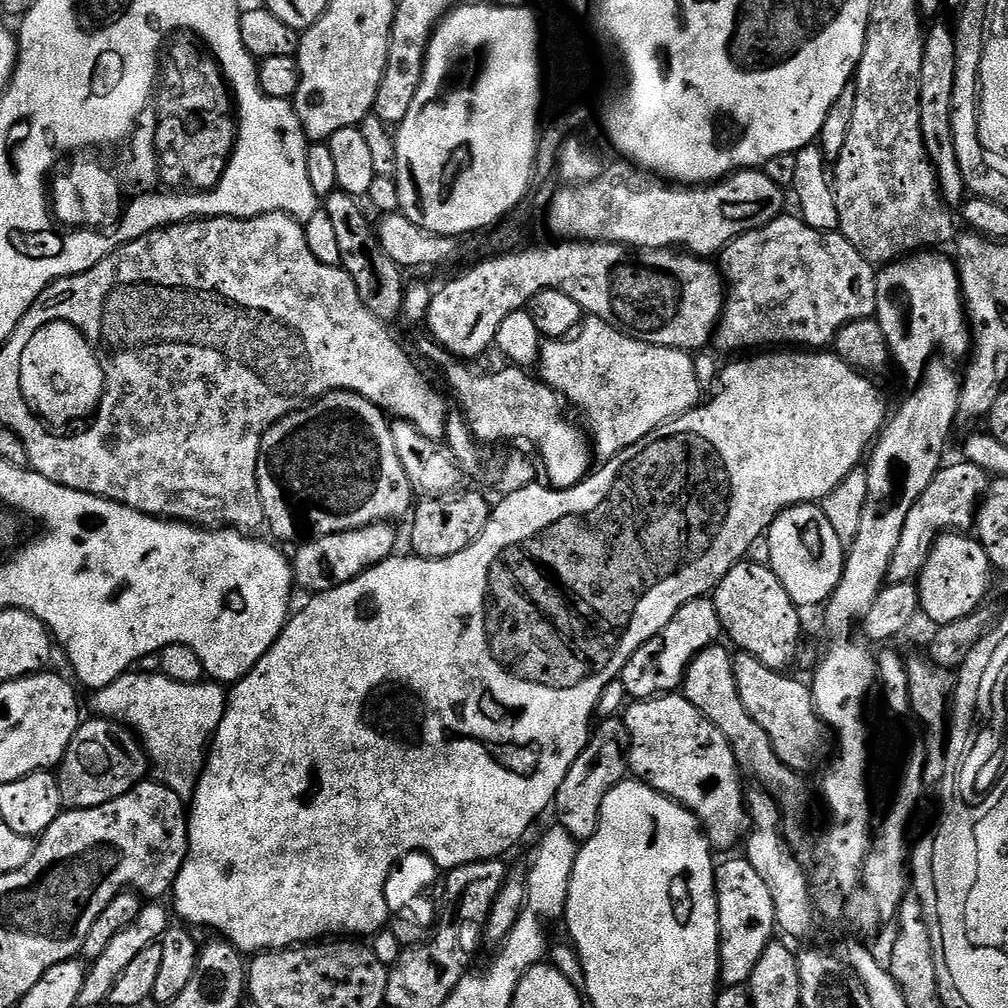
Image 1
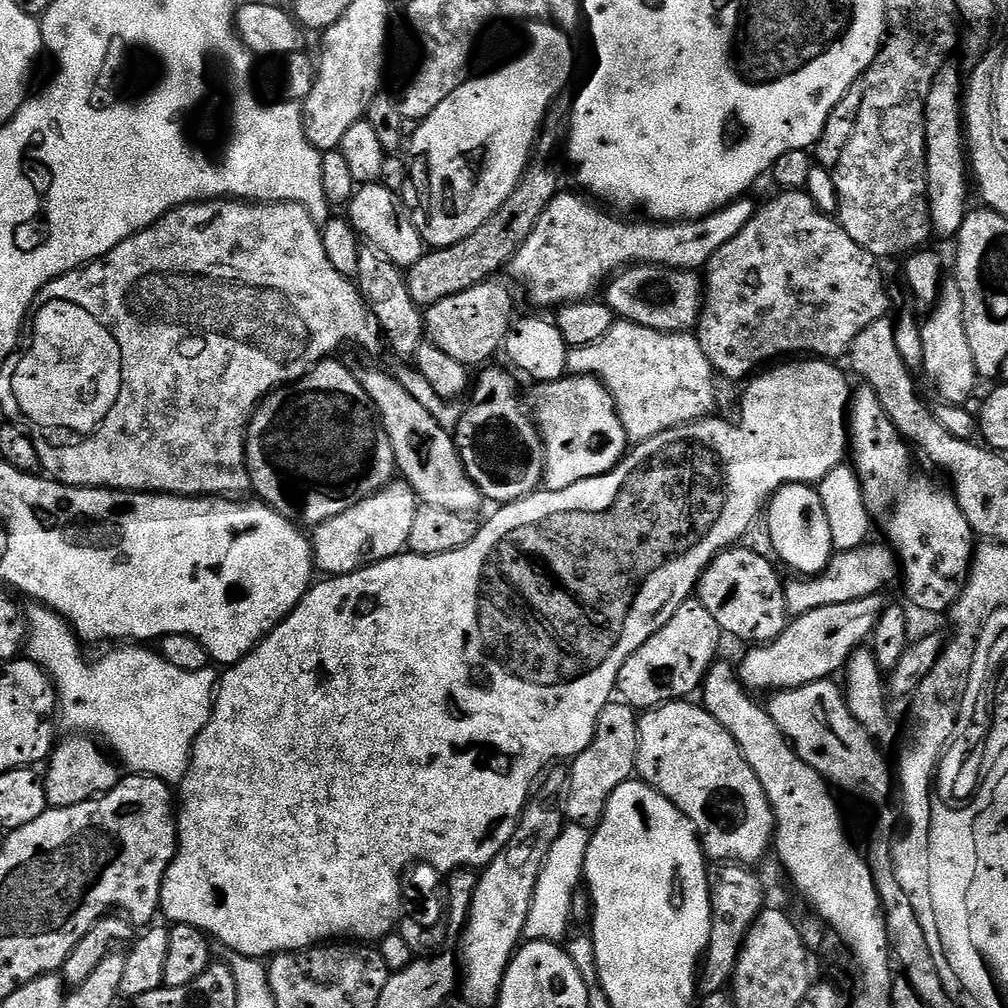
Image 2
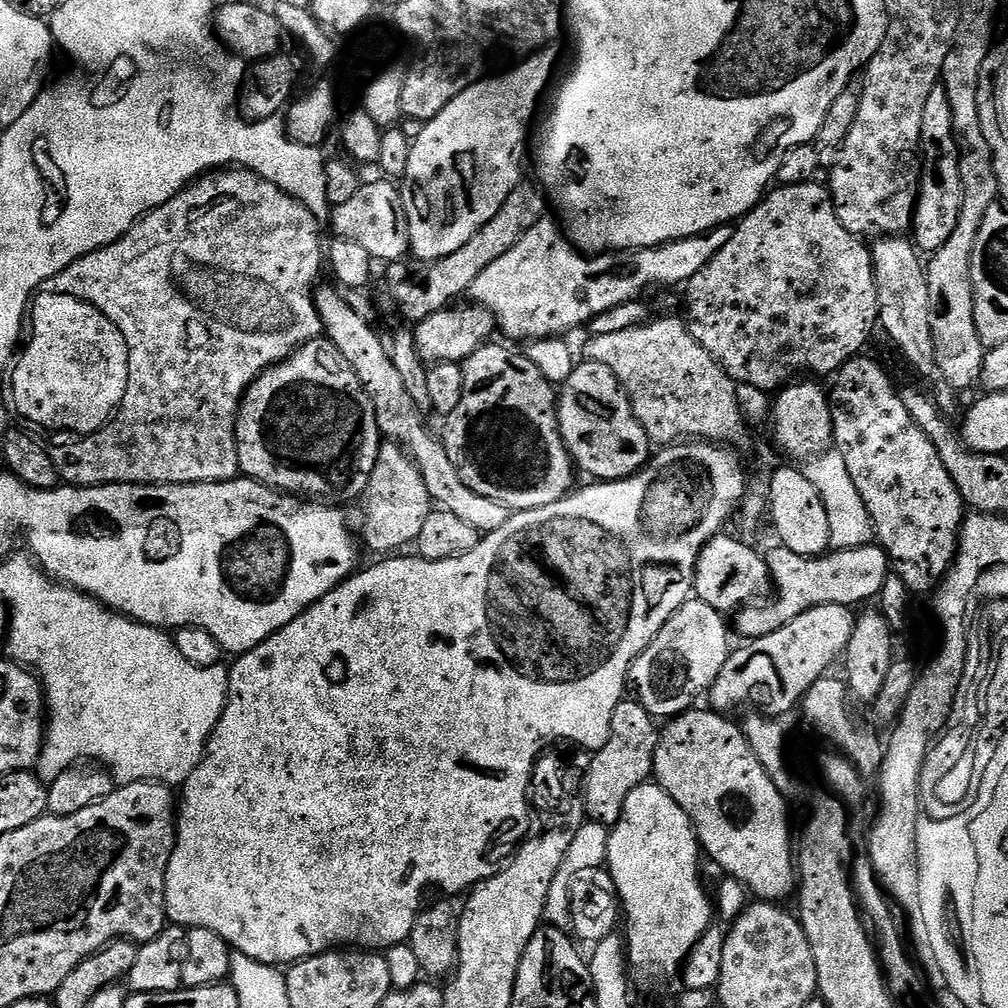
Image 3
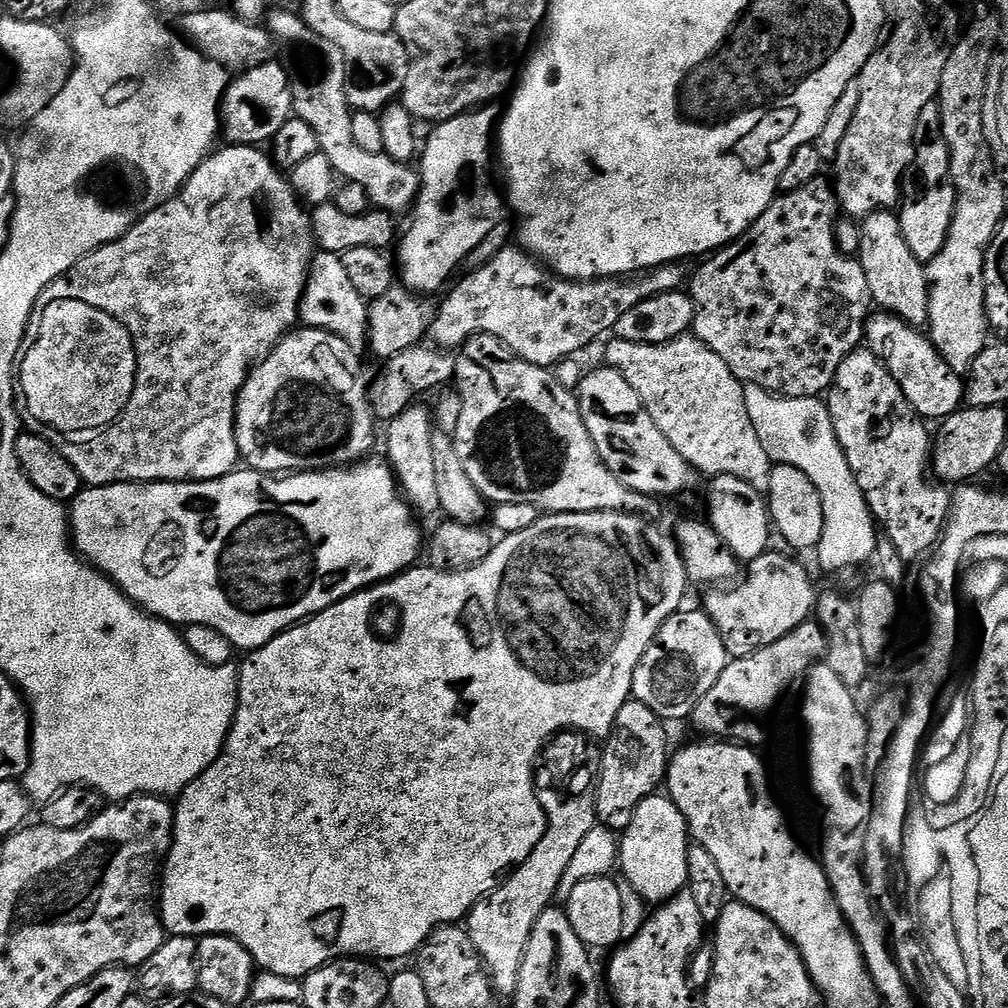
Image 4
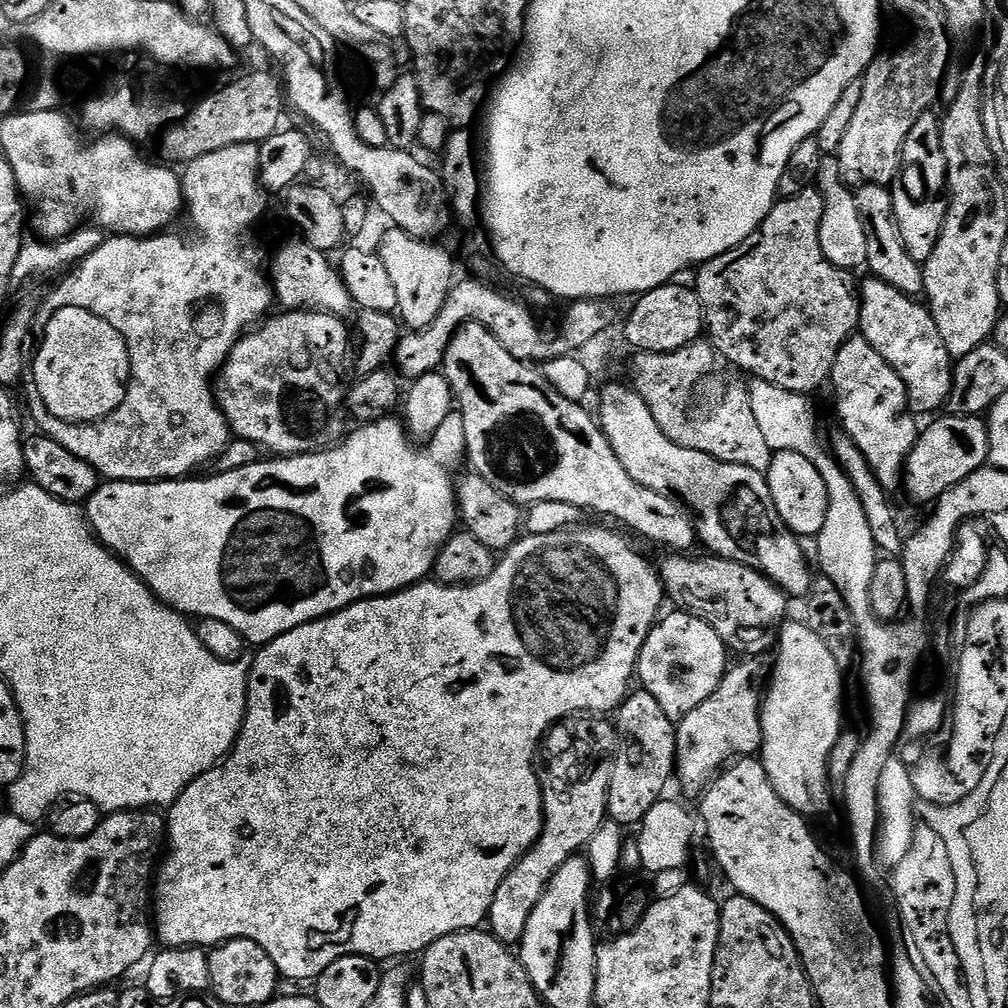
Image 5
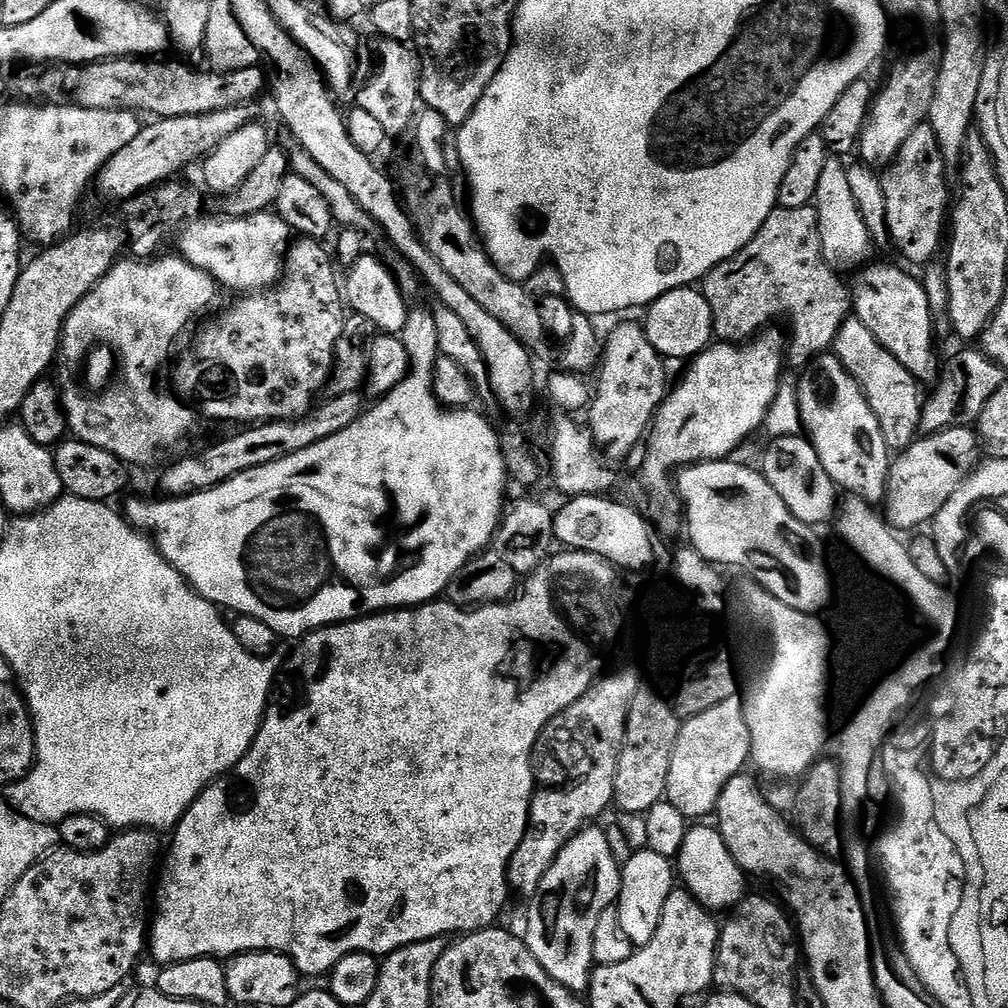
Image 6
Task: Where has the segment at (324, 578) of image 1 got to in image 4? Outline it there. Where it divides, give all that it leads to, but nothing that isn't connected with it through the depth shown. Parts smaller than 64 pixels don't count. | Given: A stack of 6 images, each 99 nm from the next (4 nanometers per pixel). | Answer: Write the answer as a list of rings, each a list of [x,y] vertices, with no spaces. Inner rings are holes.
[[[421,406],[408,408],[394,419],[387,421],[388,428],[388,456],[387,463],[396,473],[397,481],[413,509],[420,512],[441,511],[439,504],[437,483],[435,481],[433,443],[431,432],[434,427],[434,416]]]

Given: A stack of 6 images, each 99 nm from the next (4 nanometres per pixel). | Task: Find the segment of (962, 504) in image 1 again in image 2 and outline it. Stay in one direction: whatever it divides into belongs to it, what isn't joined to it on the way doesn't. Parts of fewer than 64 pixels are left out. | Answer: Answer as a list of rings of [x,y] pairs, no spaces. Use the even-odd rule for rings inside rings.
[[[869,542],[860,548],[836,552],[832,561],[817,576],[792,578],[784,586],[784,597],[789,617],[795,618],[822,606],[838,606],[842,602],[854,602],[867,596],[883,593],[884,587],[898,576],[898,557],[887,543]]]

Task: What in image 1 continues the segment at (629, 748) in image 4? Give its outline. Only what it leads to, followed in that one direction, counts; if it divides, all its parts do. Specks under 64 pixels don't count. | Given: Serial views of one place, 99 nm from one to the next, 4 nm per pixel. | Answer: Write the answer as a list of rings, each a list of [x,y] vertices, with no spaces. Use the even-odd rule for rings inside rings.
[[[604,718],[599,721],[600,729],[588,737],[588,745],[574,758],[574,766],[562,778],[558,794],[554,801],[555,823],[565,828],[577,842],[589,840],[596,833],[602,802],[614,786],[618,786],[626,776],[626,744],[622,739],[622,724],[616,718]]]

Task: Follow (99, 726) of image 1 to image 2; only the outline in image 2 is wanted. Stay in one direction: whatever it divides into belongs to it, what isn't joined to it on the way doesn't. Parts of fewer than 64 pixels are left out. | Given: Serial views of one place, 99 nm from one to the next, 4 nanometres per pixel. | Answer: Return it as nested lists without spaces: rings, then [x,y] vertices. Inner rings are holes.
[[[72,734],[67,738],[69,740],[61,739],[53,747],[52,754],[46,761],[48,773],[45,771],[42,776],[46,798],[53,808],[78,806],[87,800],[105,796],[117,788],[122,779],[121,765],[91,735]]]

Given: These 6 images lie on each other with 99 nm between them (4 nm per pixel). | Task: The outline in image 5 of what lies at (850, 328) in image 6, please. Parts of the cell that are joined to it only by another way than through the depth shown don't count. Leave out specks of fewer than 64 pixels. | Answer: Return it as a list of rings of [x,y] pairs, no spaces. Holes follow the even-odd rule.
[[[854,334],[838,350],[838,358],[834,358],[830,388],[836,391],[836,412],[844,423],[843,435],[862,450],[874,478],[885,492],[894,493],[895,488],[901,487],[904,465],[918,435],[918,420],[908,411],[908,395],[902,378],[898,378],[896,371],[864,336]]]

